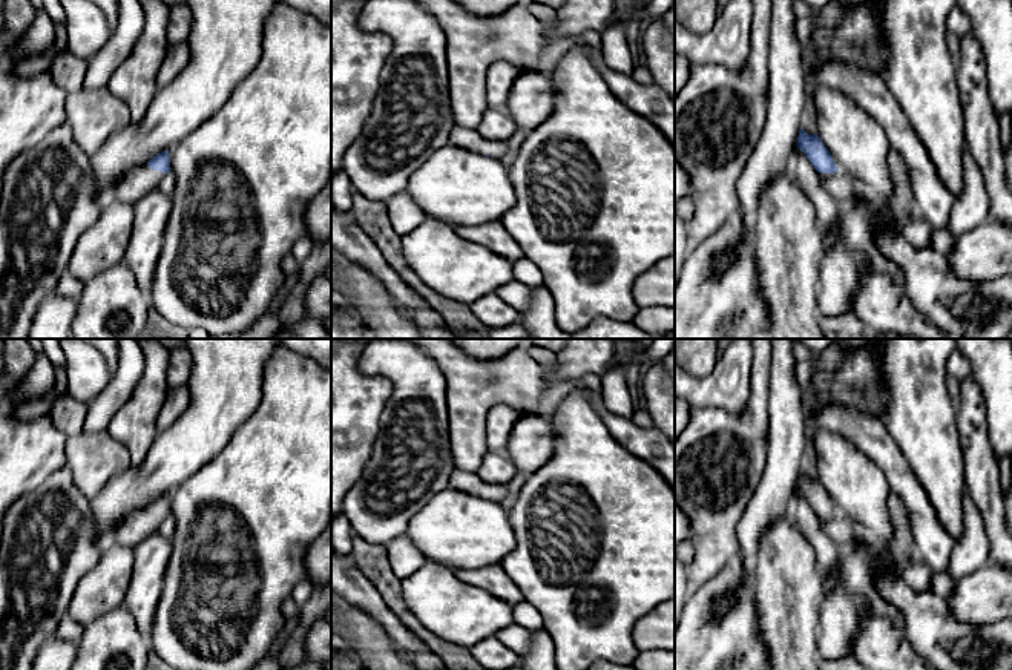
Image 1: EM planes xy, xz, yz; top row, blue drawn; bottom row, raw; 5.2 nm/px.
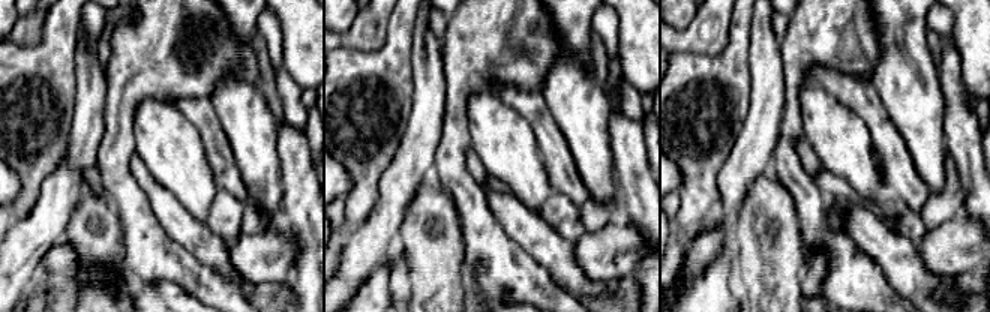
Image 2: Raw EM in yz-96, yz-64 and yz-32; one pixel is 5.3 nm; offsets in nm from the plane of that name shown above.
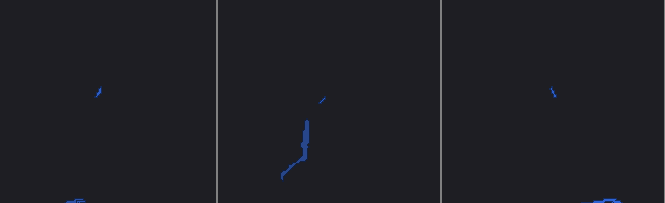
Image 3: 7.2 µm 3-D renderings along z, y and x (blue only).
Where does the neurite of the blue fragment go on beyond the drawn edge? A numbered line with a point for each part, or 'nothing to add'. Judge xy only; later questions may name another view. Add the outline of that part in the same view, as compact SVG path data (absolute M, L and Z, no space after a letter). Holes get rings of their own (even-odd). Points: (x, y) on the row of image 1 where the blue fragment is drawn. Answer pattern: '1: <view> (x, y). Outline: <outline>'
1: xy (140, 181). Outline: M147 164L138 166L118 181L110 198L133 207L140 198L158 187L163 176L163 172L152 170Z

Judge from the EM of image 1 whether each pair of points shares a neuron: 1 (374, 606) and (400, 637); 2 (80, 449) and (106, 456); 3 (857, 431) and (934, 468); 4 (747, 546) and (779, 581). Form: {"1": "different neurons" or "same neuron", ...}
{"1": "same neuron", "2": "same neuron", "3": "different neurons", "4": "different neurons"}

